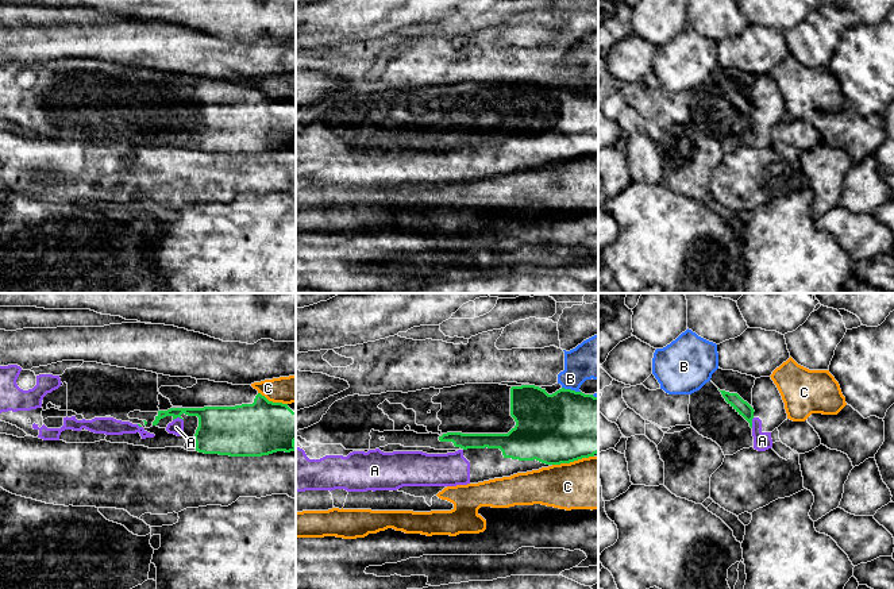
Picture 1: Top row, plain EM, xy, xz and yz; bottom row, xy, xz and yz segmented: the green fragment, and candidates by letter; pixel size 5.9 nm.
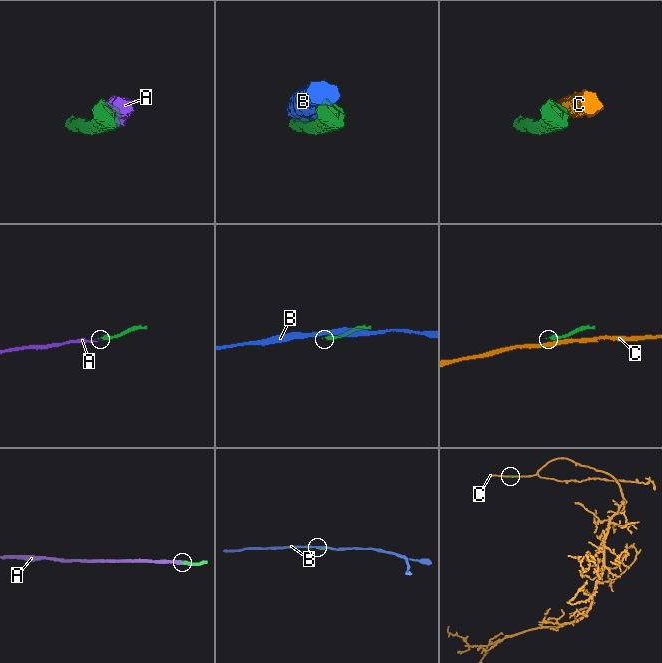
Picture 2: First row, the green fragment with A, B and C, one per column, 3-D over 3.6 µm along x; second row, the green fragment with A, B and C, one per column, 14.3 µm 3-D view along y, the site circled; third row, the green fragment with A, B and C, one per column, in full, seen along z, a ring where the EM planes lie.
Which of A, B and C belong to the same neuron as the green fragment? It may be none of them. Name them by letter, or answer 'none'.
A

